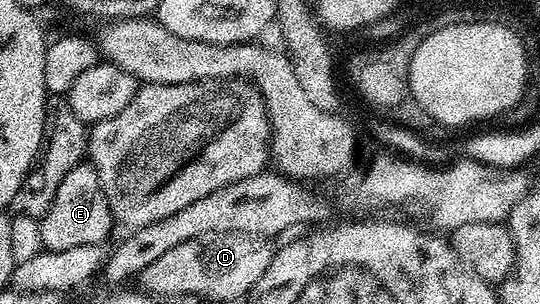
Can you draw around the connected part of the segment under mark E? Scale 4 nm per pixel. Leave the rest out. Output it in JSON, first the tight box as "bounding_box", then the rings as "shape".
{"bounding_box":[39,161,115,251],"shape":[[[83,161],[71,169],[67,177],[63,177],[63,185],[59,185],[59,193],[55,193],[51,209],[39,222],[41,245],[46,251],[79,249],[79,245],[101,245],[106,242],[104,239],[115,228],[115,220],[92,163]]]}

